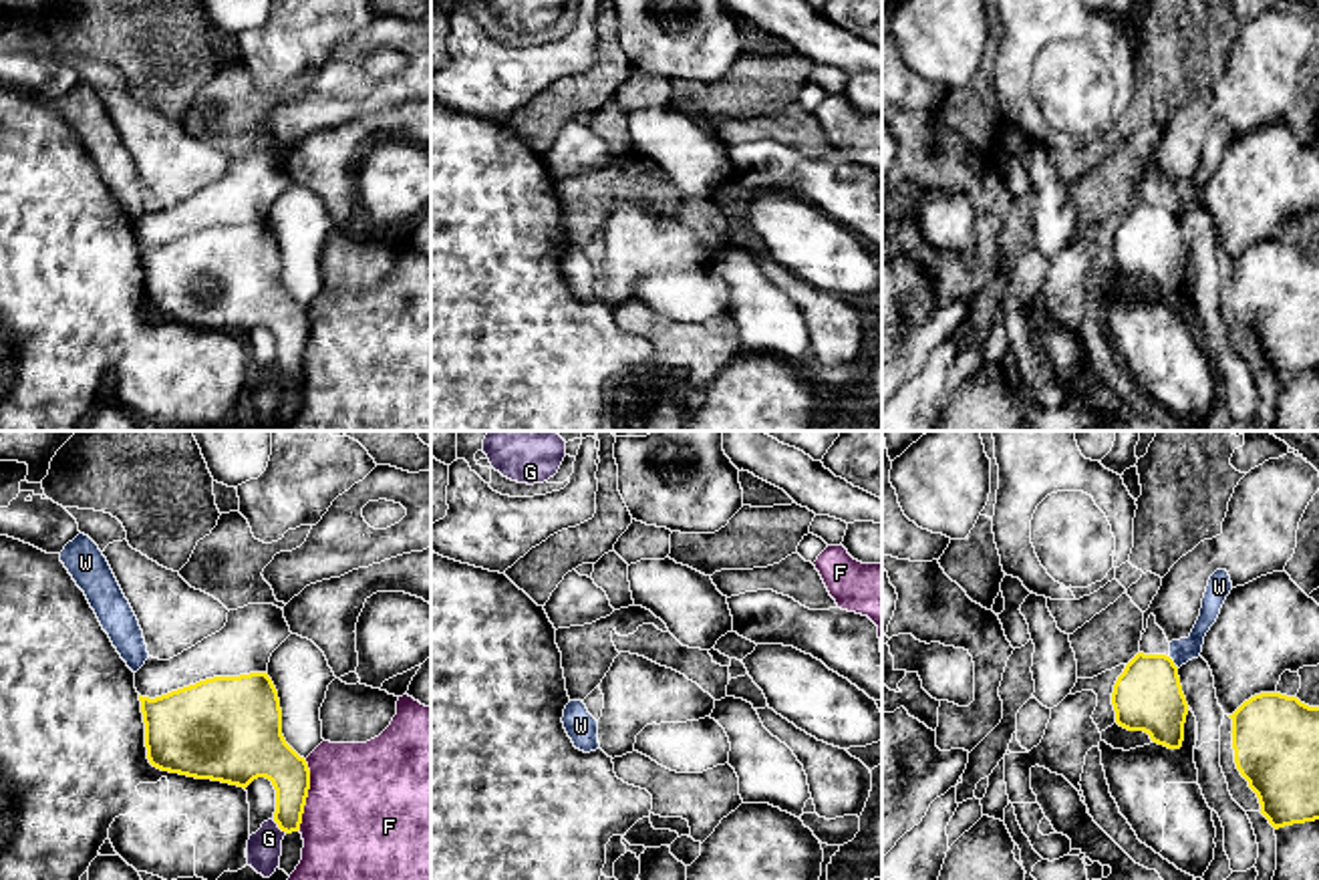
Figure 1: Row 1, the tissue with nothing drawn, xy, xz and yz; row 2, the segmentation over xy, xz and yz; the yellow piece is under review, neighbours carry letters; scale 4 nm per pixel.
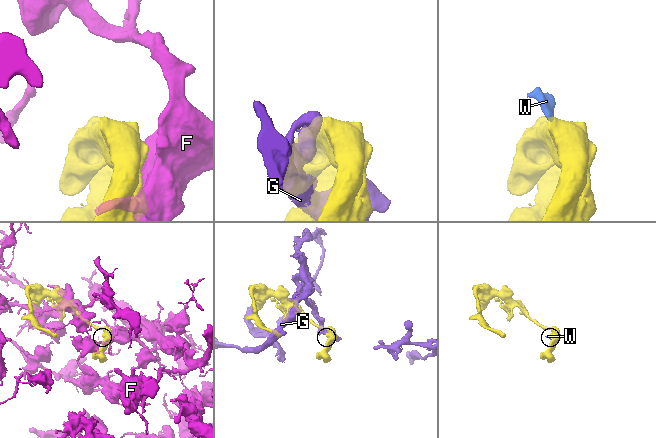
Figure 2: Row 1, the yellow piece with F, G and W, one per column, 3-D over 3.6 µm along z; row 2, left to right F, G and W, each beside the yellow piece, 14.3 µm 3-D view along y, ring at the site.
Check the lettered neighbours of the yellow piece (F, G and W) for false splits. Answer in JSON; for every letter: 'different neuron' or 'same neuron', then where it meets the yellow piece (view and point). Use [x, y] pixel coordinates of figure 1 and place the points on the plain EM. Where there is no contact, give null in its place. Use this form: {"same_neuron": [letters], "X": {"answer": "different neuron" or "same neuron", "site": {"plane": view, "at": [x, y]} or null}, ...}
{"same_neuron": [], "F": {"answer": "different neuron", "site": {"plane": "xy", "at": [307, 345]}}, "G": {"answer": "different neuron", "site": {"plane": "xy", "at": [278, 375]}}, "W": {"answer": "different neuron", "site": {"plane": "yz", "at": [1173, 212]}}}

